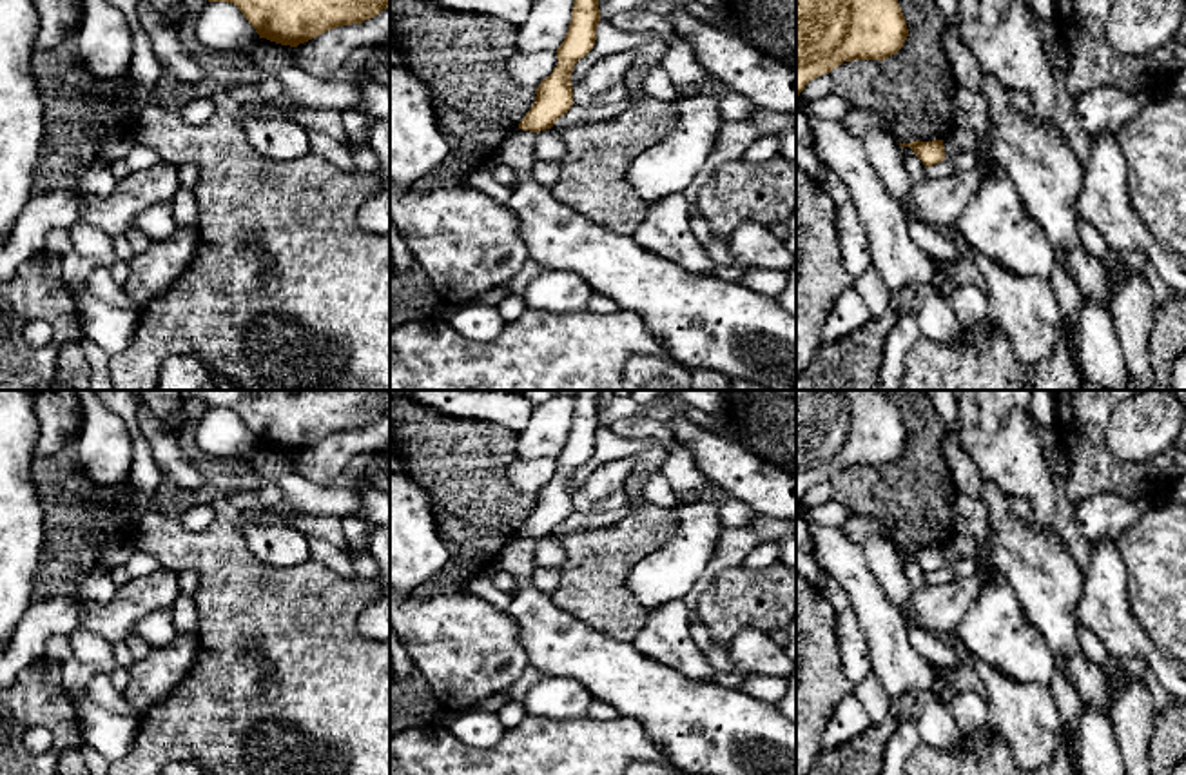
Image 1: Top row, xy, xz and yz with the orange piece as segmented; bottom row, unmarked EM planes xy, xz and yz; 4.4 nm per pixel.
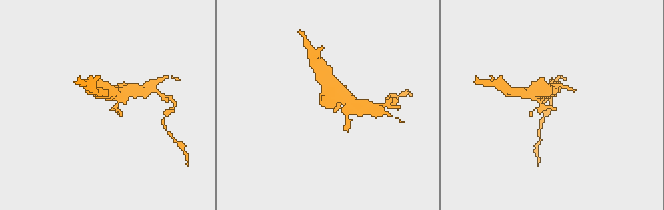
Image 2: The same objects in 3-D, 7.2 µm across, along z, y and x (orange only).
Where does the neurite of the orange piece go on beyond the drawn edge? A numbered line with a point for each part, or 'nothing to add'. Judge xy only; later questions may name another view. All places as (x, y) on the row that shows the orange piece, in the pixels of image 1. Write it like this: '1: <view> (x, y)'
nothing to add

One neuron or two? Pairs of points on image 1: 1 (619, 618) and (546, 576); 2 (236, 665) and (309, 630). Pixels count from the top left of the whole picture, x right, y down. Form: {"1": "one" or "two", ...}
{"1": "two", "2": "one"}

